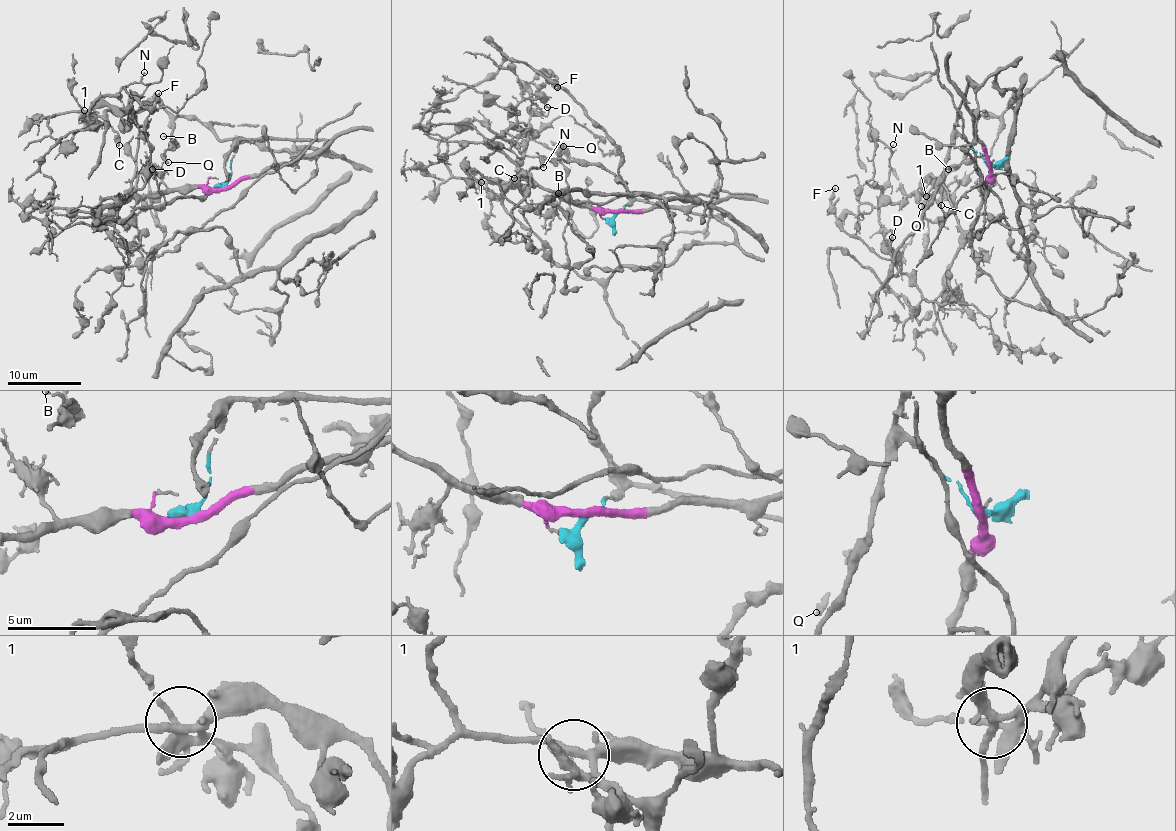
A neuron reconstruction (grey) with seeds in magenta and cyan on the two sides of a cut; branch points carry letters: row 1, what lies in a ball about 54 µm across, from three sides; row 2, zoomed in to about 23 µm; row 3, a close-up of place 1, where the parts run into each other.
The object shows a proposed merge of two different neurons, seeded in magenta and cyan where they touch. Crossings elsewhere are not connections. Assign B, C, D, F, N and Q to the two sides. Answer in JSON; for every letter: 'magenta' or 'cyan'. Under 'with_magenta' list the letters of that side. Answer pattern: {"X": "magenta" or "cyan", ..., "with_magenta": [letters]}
{"B": "cyan", "C": "cyan", "D": "magenta", "F": "cyan", "N": "magenta", "Q": "cyan", "with_magenta": ["D", "N"]}

